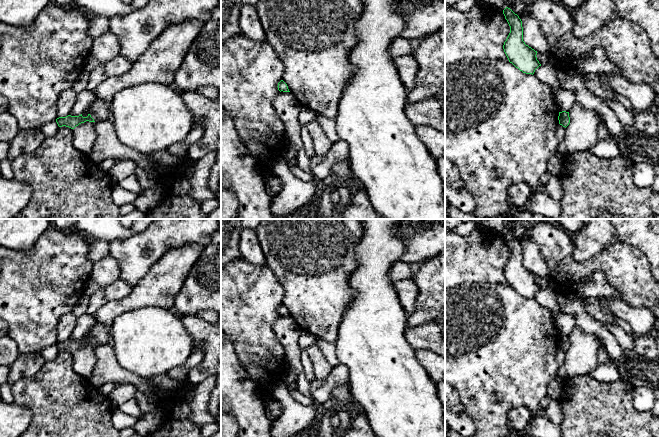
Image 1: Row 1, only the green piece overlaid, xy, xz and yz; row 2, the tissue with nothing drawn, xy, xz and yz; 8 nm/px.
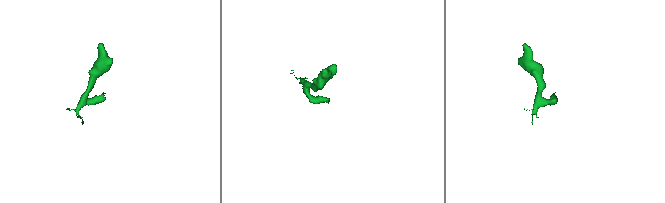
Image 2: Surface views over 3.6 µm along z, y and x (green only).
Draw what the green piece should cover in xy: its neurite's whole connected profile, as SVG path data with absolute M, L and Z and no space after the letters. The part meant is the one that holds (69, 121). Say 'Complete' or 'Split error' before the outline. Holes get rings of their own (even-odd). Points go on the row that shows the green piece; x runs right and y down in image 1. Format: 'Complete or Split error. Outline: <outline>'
Split error. Outline: M96 99L88 109L88 112L89 114L87 117L83 117L82 114L79 116L68 115L66 117L57 118L56 122L59 127L66 126L74 129L76 126L86 121L96 122L111 119L110 105L103 100Z

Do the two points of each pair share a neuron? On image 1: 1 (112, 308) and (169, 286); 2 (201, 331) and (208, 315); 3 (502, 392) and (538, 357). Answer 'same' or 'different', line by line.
1: same
2: different
3: same

